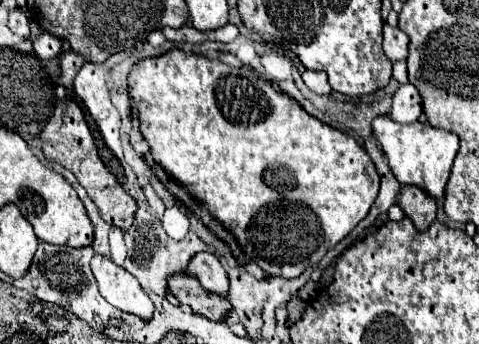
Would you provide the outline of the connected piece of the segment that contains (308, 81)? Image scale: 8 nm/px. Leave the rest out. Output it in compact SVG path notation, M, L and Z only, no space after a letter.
M306 70L302 74L302 80L304 84L314 92L314 94L322 94L322 96L328 96L332 92L330 84L328 84L328 78L326 78L326 72L310 72Z

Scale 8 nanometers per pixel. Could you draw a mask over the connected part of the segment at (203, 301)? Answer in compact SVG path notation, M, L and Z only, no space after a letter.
M176 274L176 278L168 280L170 294L174 294L182 304L190 306L196 314L222 322L226 314L232 310L232 304L226 298L210 294L202 288L202 284L186 274Z

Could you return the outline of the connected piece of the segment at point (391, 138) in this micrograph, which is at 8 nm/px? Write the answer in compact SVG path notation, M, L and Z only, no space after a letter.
M388 116L376 118L372 122L372 132L380 142L384 154L388 156L390 172L396 176L400 184L418 186L436 200L444 196L444 188L450 178L450 168L458 152L458 136L454 132L438 130L422 122L398 124L398 122L392 122Z

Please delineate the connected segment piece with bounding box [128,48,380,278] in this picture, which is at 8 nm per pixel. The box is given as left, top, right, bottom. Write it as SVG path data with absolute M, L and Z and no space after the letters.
M172 48L162 56L154 56L154 58L136 62L128 74L128 88L130 88L130 98L134 100L134 106L138 110L140 132L150 146L150 154L152 154L154 162L160 164L166 170L166 174L170 174L182 186L186 186L188 192L198 202L204 202L208 206L210 214L216 216L222 222L222 226L236 236L236 240L244 248L246 256L250 260L254 260L270 276L296 278L308 266L314 266L330 248L334 248L344 236L348 236L362 218L366 218L370 206L376 200L376 190L380 186L380 180L378 180L376 166L370 160L370 156L366 154L366 150L362 150L362 146L352 136L348 136L340 130L334 130L328 124L322 124L318 118L310 116L306 110L302 110L302 106L294 98L276 90L270 82L258 78L258 74L254 70L230 68L228 64L222 64L220 60L210 60L202 54Z

